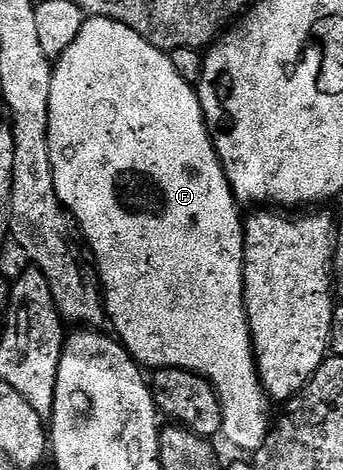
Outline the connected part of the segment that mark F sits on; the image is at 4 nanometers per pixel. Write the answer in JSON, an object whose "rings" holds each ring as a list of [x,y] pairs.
{"rings":[[[93,16],[84,19],[83,25],[81,26],[81,34],[77,34],[77,38],[73,38],[73,46],[69,46],[69,50],[65,50],[65,54],[61,54],[59,59],[54,61],[53,64],[51,85],[49,86],[49,162],[53,170],[53,182],[59,195],[59,202],[70,215],[71,212],[75,215],[75,220],[79,223],[79,228],[83,231],[83,236],[87,239],[87,244],[91,247],[92,254],[95,255],[95,264],[99,267],[97,279],[101,285],[103,303],[107,309],[107,320],[109,324],[115,327],[116,333],[114,332],[114,335],[117,337],[119,343],[127,349],[128,354],[135,359],[136,364],[142,366],[144,369],[184,368],[190,372],[196,372],[198,376],[204,376],[205,379],[209,380],[215,388],[215,393],[219,395],[219,401],[221,401],[223,406],[222,435],[224,437],[227,436],[228,442],[233,447],[244,448],[247,454],[255,453],[265,442],[268,432],[273,427],[273,415],[271,416],[270,406],[272,407],[272,405],[269,403],[269,397],[265,389],[263,389],[263,384],[259,380],[259,368],[255,364],[255,350],[251,346],[251,328],[247,325],[247,308],[243,305],[243,229],[245,227],[245,220],[242,215],[239,217],[239,211],[241,211],[240,205],[231,192],[231,184],[223,172],[223,164],[219,161],[219,156],[215,152],[211,135],[207,133],[207,123],[205,122],[203,111],[199,105],[198,91],[192,85],[188,84],[185,78],[181,78],[181,74],[177,74],[177,66],[173,66],[170,55],[163,52],[160,48],[154,48],[145,38],[141,38],[141,34],[137,34],[137,30],[133,30],[121,22],[110,20],[104,16]]]}

